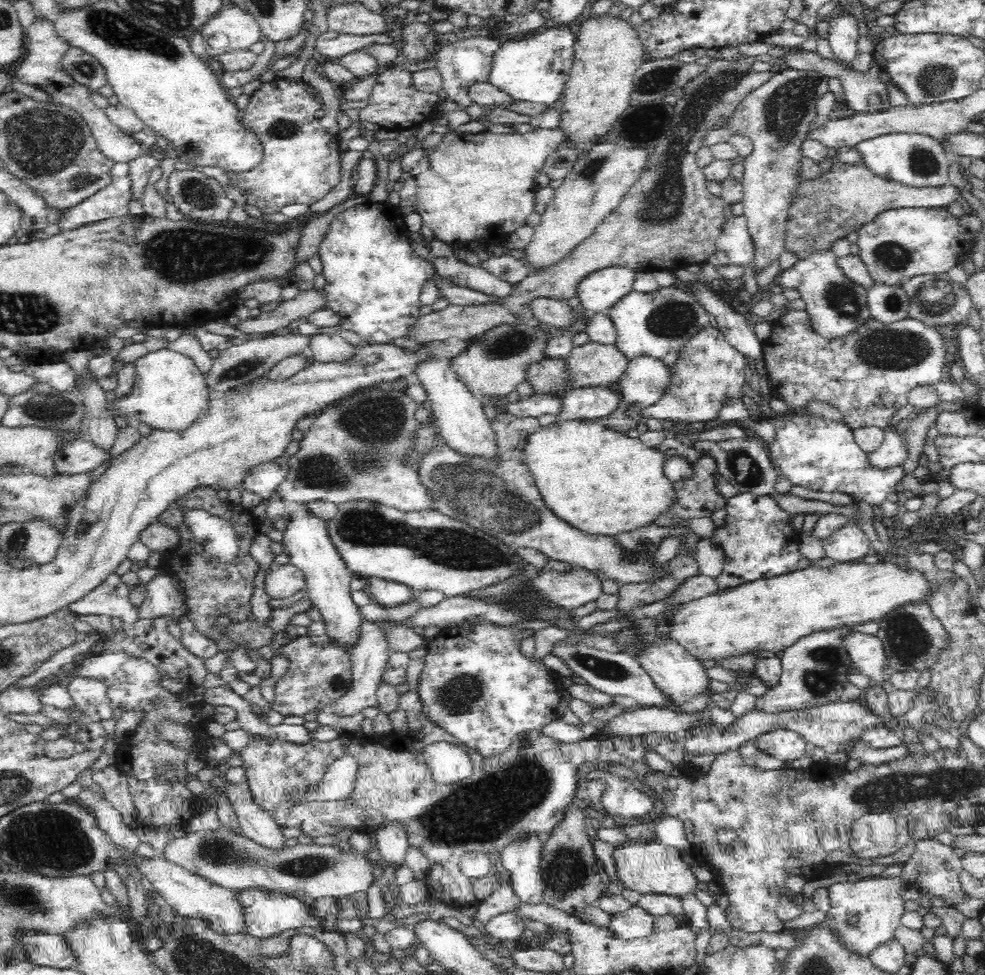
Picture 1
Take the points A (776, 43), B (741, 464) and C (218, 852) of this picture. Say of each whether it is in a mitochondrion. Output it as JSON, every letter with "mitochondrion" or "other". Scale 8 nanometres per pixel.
{"A":"other","B":"mitochondrion","C":"mitochondrion"}

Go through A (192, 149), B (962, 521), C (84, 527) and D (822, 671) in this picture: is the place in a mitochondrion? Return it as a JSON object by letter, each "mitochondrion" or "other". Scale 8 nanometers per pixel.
{"A":"mitochondrion","B":"other","C":"other","D":"mitochondrion"}

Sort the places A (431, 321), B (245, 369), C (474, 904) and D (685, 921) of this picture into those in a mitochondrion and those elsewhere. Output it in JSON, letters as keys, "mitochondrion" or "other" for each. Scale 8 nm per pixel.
{"A":"other","B":"mitochondrion","C":"other","D":"other"}

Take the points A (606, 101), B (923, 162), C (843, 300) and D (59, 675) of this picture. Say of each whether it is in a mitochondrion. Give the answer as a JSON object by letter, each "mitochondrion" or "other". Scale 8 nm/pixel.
{"A":"other","B":"mitochondrion","C":"mitochondrion","D":"other"}

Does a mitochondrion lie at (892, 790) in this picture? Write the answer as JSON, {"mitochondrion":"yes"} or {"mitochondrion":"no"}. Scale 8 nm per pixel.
{"mitochondrion":"yes"}

